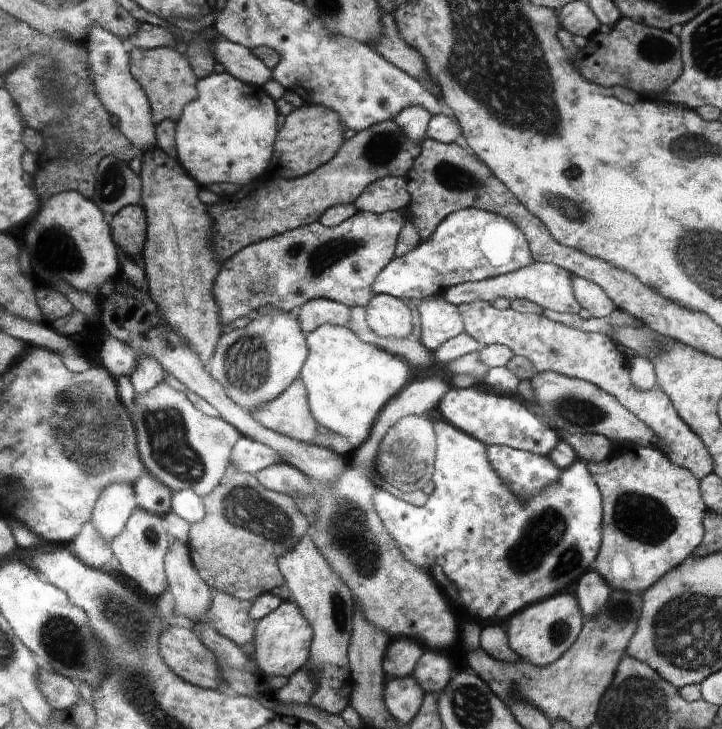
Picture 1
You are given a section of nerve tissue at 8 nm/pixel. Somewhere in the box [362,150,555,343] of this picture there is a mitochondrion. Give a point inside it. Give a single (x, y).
(454, 177)

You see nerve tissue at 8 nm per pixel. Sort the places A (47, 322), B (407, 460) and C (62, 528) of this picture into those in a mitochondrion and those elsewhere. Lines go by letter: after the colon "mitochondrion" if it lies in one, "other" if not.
A: other
B: mitochondrion
C: other

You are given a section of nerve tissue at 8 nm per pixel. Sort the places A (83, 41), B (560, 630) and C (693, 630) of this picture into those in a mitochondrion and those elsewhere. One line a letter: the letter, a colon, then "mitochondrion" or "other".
A: other
B: mitochondrion
C: mitochondrion

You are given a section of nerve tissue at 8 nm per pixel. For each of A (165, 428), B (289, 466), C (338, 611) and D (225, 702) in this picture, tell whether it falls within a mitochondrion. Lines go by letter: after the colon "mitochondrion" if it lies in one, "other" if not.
A: mitochondrion
B: other
C: mitochondrion
D: other

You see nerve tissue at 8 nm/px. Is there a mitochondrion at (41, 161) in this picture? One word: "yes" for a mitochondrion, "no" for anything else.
no

